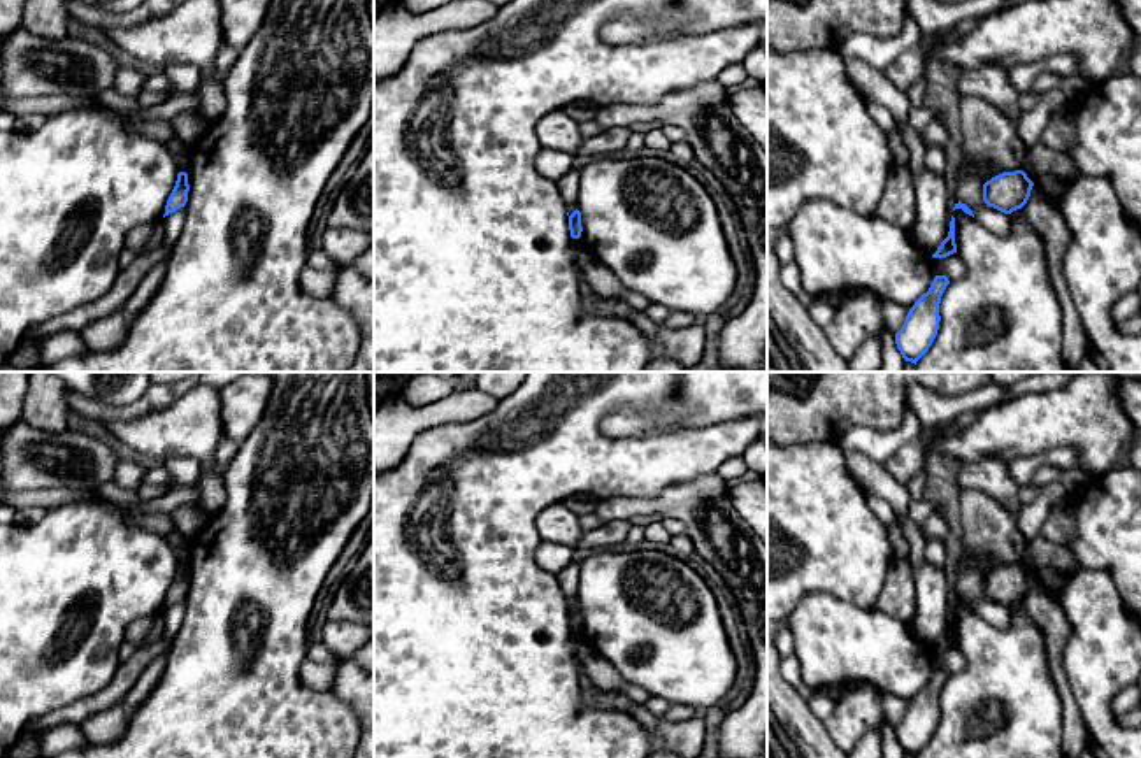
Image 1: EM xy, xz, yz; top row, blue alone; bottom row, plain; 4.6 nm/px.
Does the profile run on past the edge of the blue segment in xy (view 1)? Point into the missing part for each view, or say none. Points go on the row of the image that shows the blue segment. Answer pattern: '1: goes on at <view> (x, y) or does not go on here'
1: does not go on here

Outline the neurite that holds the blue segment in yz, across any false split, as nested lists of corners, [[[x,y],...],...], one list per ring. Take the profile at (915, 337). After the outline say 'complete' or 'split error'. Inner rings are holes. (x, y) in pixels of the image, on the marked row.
[[[936,275],[929,291],[909,309],[902,328],[895,333],[895,344],[906,361],[916,361],[932,346],[939,330],[939,304],[950,284],[946,275]]] | complete

